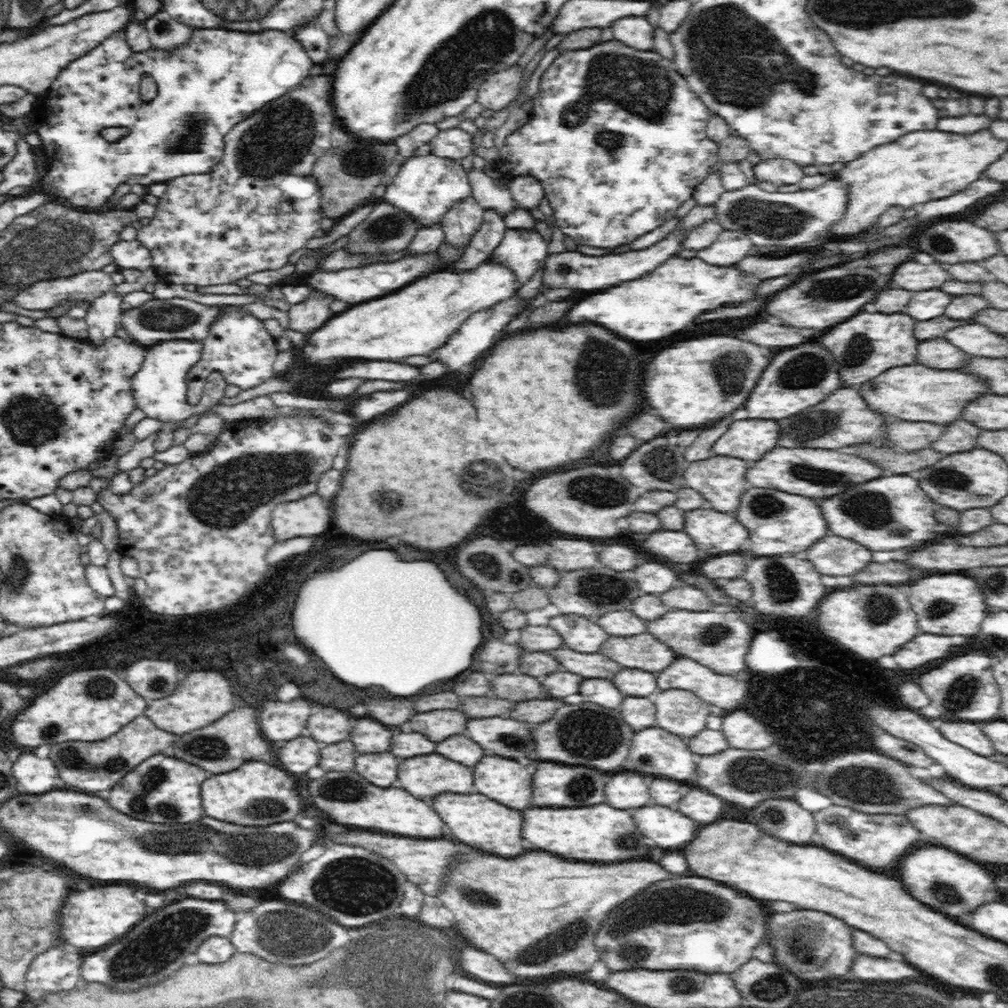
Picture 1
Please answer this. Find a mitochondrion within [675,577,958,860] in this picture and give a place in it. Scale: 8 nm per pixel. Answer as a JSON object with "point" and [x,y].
{"point":[866,784]}

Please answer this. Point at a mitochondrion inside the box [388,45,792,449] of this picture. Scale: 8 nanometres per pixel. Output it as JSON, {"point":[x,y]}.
{"point":[644,87]}

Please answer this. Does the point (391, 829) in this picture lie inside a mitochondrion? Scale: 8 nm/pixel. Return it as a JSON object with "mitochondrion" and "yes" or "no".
{"mitochondrion":"no"}

